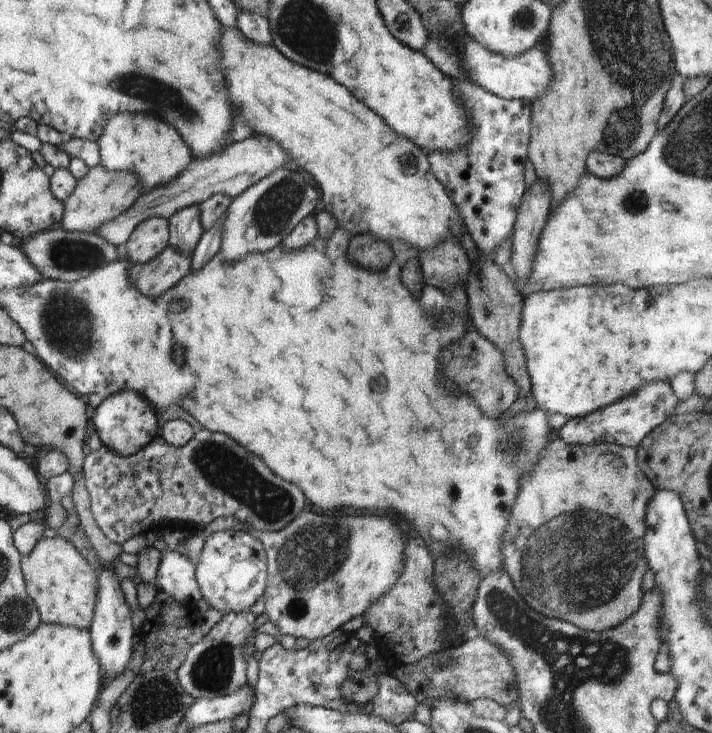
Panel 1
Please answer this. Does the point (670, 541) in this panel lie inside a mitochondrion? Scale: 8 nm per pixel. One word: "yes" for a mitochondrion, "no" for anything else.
no

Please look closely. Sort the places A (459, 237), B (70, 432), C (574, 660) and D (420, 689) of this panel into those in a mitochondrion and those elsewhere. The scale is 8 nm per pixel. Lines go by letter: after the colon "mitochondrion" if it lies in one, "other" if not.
A: other
B: other
C: mitochondrion
D: other

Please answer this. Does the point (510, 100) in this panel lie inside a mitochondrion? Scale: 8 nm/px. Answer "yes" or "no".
no

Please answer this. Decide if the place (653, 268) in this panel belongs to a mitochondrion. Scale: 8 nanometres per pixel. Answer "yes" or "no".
no

